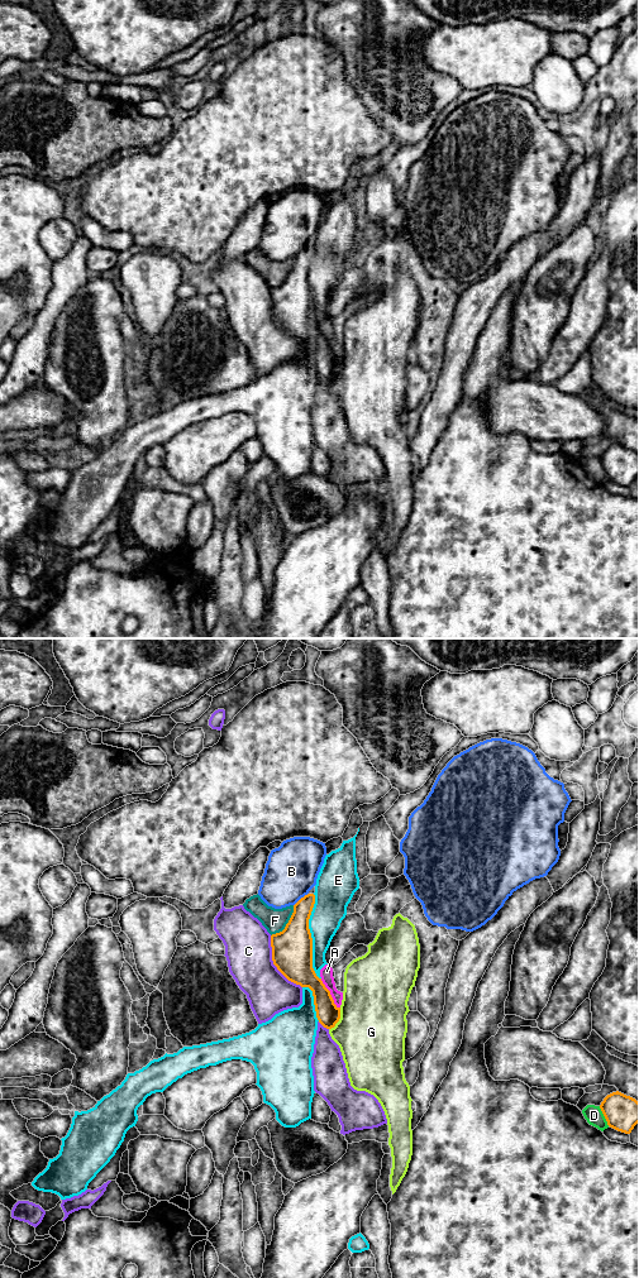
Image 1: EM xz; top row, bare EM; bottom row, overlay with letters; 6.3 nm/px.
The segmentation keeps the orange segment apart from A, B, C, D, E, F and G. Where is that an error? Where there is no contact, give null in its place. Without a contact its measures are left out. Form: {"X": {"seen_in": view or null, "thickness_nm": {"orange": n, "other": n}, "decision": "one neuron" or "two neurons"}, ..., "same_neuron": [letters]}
{"A": {"seen_in": "xz", "thickness_nm": {"orange": 180, "other": 80}, "decision": "two neurons"}, "B": {"seen_in": "xz", "thickness_nm": {"orange": 190, "other": 340}, "decision": "two neurons"}, "C": {"seen_in": "xz", "thickness_nm": {"orange": 260, "other": 300}, "decision": "two neurons"}, "D": {"seen_in": "xz", "thickness_nm": {"orange": 220, "other": 120}, "decision": "two neurons"}, "E": {"seen_in": "xz", "thickness_nm": {"orange": 260, "other": 200}, "decision": "two neurons"}, "F": {"seen_in": "xz", "thickness_nm": {"orange": 260, "other": 150}, "decision": "two neurons"}, "G": {"seen_in": "xz", "thickness_nm": {"orange": 150, "other": 440}, "decision": "two neurons"}, "same_neuron": []}

